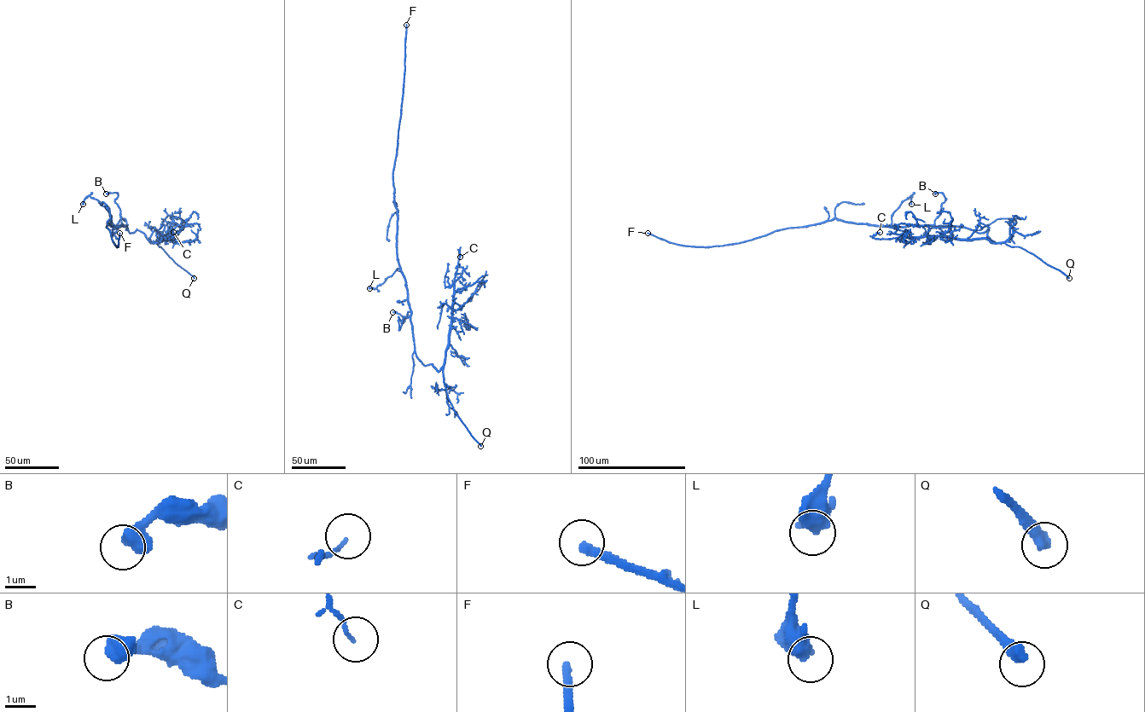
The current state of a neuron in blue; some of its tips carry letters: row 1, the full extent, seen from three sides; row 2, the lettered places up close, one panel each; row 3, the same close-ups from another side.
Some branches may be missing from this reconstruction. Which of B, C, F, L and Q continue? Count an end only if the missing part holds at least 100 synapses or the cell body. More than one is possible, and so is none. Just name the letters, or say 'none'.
F, Q

